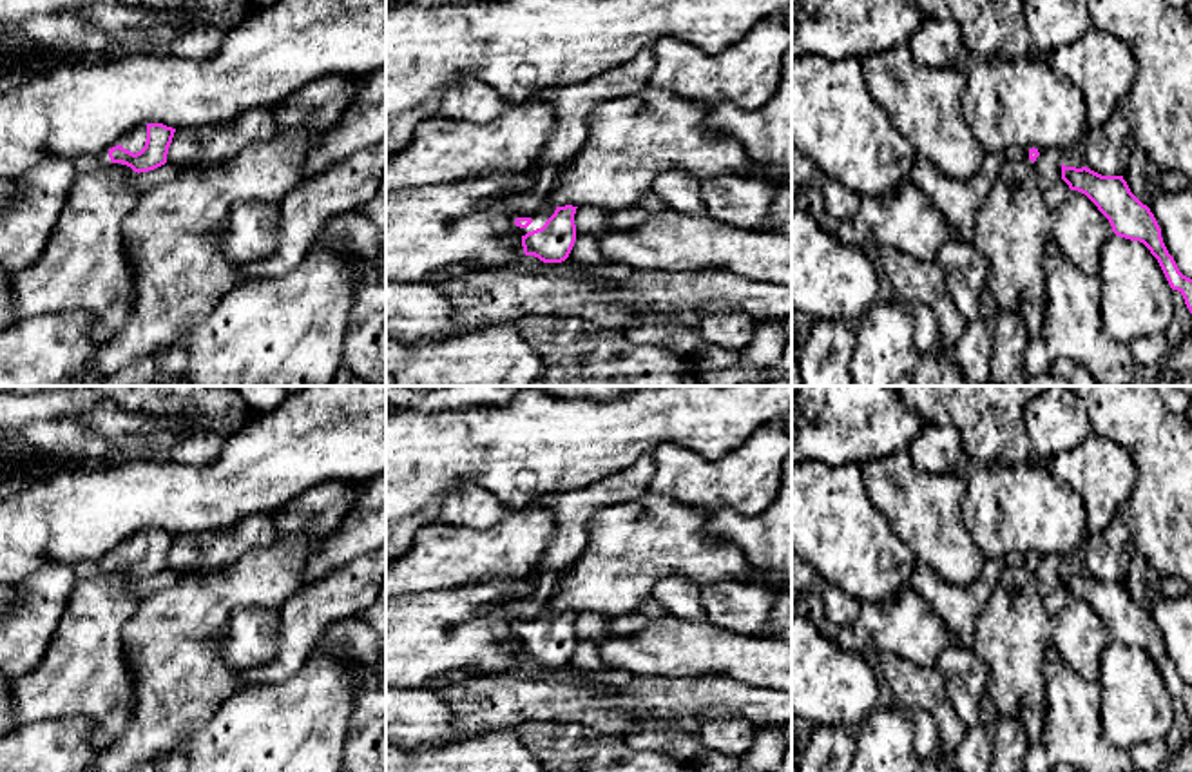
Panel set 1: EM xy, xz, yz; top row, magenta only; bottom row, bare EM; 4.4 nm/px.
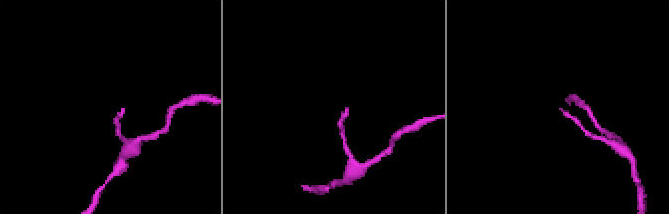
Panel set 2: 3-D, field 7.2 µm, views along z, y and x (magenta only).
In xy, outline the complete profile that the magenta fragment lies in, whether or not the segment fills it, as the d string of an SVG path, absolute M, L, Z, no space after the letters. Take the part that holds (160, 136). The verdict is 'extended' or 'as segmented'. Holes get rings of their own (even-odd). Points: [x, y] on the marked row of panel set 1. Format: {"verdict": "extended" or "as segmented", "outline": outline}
{"verdict": "extended", "outline": "M163 123L138 125L100 154L101 165L121 163L149 172L167 163L176 129Z"}

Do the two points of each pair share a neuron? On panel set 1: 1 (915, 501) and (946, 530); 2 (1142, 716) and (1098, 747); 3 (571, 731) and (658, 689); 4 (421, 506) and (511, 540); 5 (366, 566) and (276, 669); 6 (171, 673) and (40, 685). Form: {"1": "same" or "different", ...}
{"1": "same", "2": "different", "3": "different", "4": "different", "5": "same", "6": "different"}

